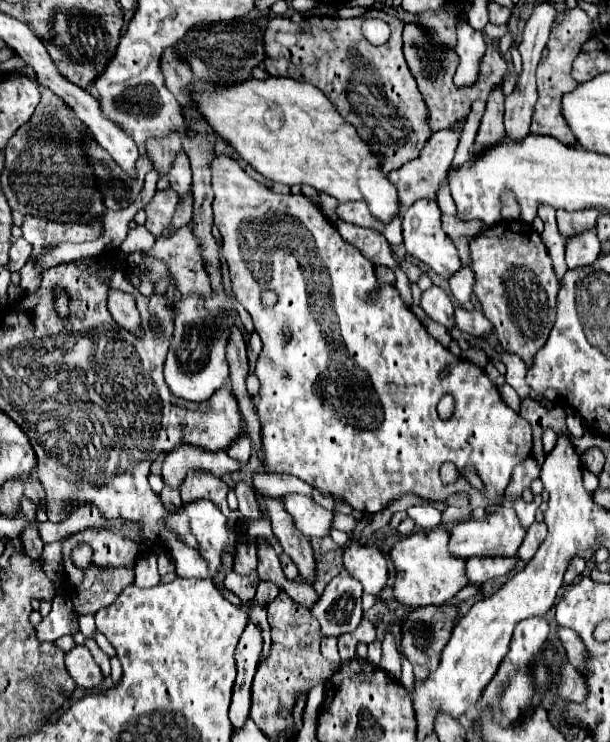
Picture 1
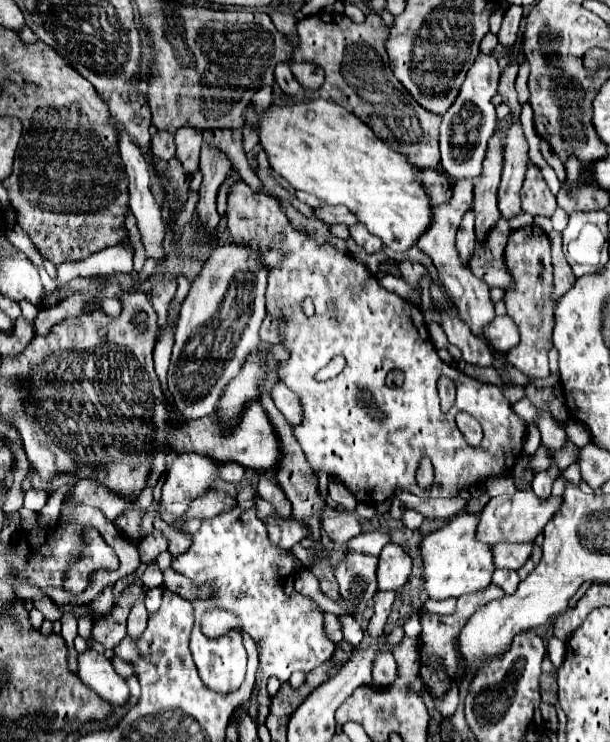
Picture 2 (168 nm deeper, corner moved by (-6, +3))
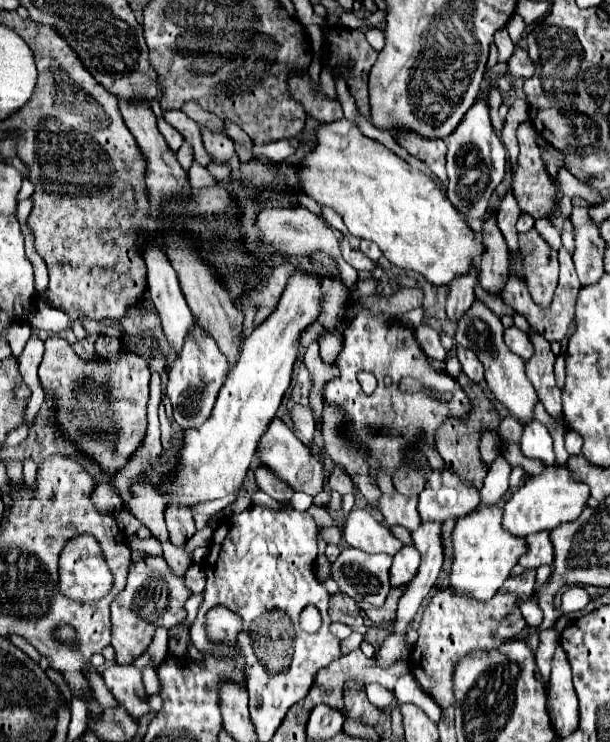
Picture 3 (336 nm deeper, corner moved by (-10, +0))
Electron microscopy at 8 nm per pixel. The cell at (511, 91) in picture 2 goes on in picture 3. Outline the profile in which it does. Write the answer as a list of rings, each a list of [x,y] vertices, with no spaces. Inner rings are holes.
[[[522,122],[518,126],[518,142],[520,142],[520,156],[518,156],[518,168],[514,172],[514,196],[522,208],[522,212],[530,214],[532,218],[546,218],[556,210],[556,196],[558,196],[558,186],[554,182],[554,178],[550,178],[550,174],[546,174],[546,170],[542,170],[542,154],[538,150],[536,144],[536,132],[530,126],[530,122]]]

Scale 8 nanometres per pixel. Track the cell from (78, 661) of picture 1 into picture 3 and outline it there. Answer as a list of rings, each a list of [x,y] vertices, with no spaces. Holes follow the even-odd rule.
[[[114,664],[104,670],[102,680],[106,682],[106,686],[112,692],[112,696],[116,698],[116,702],[120,706],[124,706],[128,710],[128,714],[132,714],[132,718],[140,718],[150,710],[148,694],[144,692],[144,686],[142,686],[140,670],[136,670],[134,666]]]

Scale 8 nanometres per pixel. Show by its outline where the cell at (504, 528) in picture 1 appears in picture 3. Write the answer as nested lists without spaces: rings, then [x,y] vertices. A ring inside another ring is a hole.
[[[550,466],[542,474],[532,476],[526,484],[522,484],[504,504],[502,528],[516,536],[528,536],[544,530],[552,530],[564,522],[576,520],[586,506],[590,492],[586,484],[576,482],[564,466]]]

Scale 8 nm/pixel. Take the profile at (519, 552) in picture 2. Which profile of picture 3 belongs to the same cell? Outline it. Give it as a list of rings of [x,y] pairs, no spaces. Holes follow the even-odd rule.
[[[536,532],[524,538],[526,540],[526,554],[518,558],[518,566],[522,568],[538,568],[542,564],[552,564],[552,544],[548,532]]]

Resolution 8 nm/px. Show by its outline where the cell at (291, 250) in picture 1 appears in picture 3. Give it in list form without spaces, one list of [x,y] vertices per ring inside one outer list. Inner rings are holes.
[[[360,308],[356,316],[346,324],[342,334],[342,350],[334,360],[334,366],[340,370],[338,378],[332,378],[324,388],[326,404],[338,408],[346,422],[338,428],[338,438],[346,444],[358,446],[364,452],[364,458],[370,466],[372,484],[376,484],[378,472],[388,472],[390,476],[400,470],[420,470],[428,480],[432,466],[428,462],[422,446],[436,450],[436,430],[446,418],[464,418],[470,414],[472,404],[468,394],[462,390],[456,378],[446,372],[434,370],[430,358],[420,348],[414,330],[404,326],[400,320],[372,314],[366,308]],[[358,372],[370,372],[376,376],[378,386],[374,394],[366,396],[358,382]],[[404,376],[416,378],[424,390],[414,394],[404,394],[398,390],[398,384]],[[452,392],[448,402],[442,402],[440,396]]]

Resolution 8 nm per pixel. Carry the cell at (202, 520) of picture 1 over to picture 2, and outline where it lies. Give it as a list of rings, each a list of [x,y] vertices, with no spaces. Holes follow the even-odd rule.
[[[236,506],[228,513],[206,519],[206,521],[202,521],[202,527],[198,529],[198,533],[192,537],[194,537],[194,543],[192,543],[190,551],[186,551],[182,555],[174,555],[172,567],[178,573],[186,575],[196,589],[210,587],[210,591],[212,591],[206,599],[192,601],[196,621],[200,621],[202,613],[208,607],[228,607],[228,609],[234,609],[238,613],[238,617],[242,617],[242,623],[246,623],[246,633],[260,647],[258,671],[260,671],[262,681],[258,685],[256,705],[258,705],[258,723],[266,723],[266,717],[270,713],[270,693],[266,691],[268,679],[278,677],[282,683],[286,683],[294,671],[308,673],[332,657],[336,645],[324,631],[324,611],[318,607],[318,603],[314,599],[304,597],[294,589],[294,579],[290,579],[290,577],[296,575],[298,559],[292,551],[280,549],[270,543],[266,525],[262,523],[262,519],[258,519],[255,507],[242,510]]]

